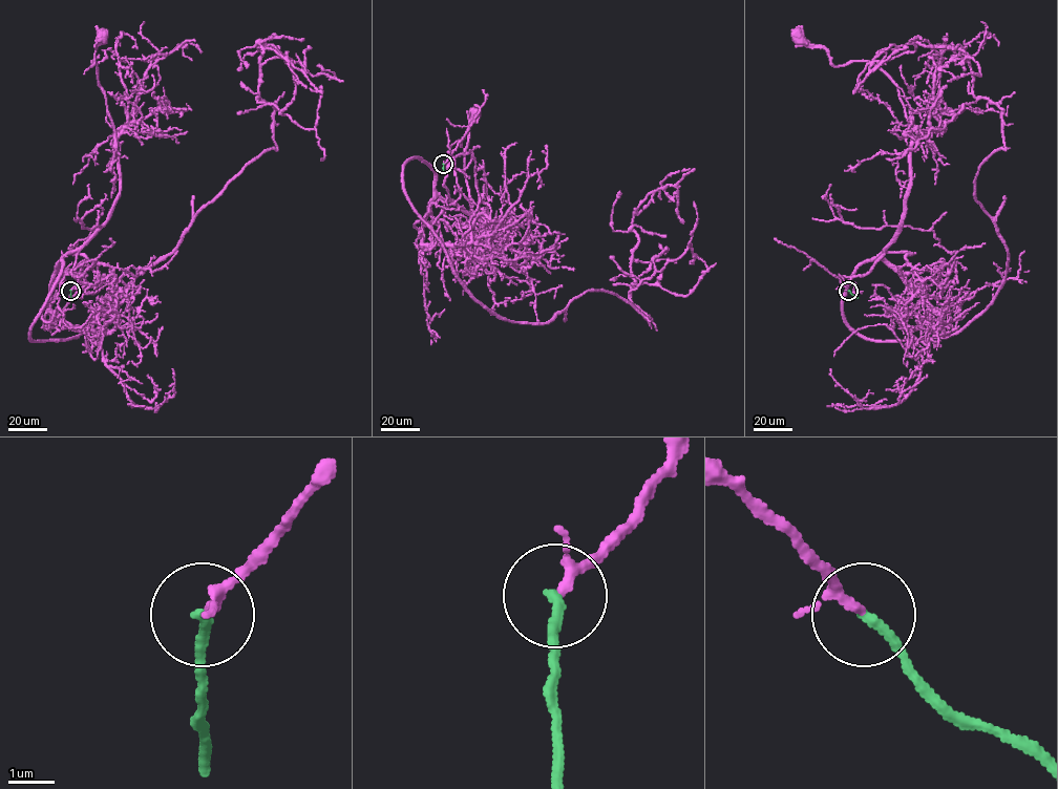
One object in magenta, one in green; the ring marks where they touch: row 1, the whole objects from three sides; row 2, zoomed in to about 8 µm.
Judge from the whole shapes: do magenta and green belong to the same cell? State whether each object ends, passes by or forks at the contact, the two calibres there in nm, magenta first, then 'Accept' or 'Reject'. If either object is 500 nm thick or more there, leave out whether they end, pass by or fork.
At the ring magenta passes by. At the ring green ends. Thickness 160 nm (magenta) against 240 nm. Accept

